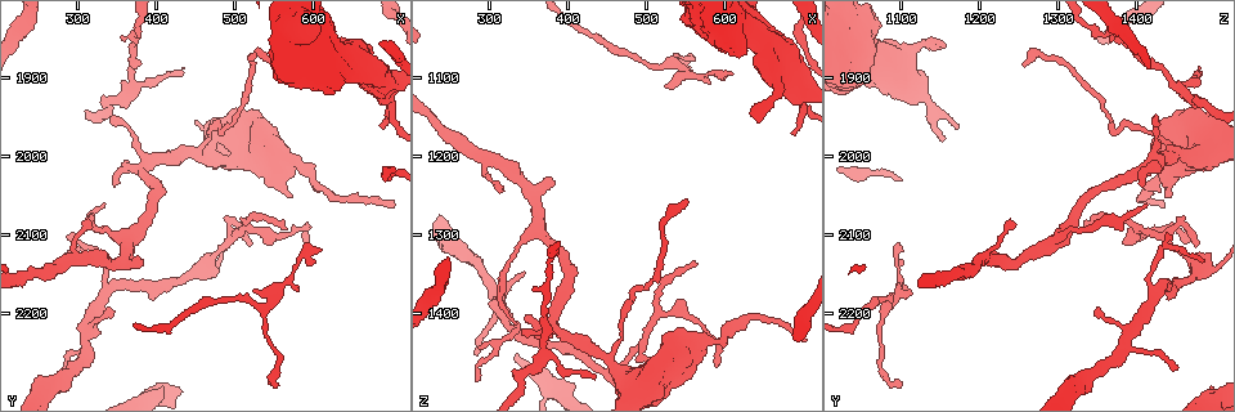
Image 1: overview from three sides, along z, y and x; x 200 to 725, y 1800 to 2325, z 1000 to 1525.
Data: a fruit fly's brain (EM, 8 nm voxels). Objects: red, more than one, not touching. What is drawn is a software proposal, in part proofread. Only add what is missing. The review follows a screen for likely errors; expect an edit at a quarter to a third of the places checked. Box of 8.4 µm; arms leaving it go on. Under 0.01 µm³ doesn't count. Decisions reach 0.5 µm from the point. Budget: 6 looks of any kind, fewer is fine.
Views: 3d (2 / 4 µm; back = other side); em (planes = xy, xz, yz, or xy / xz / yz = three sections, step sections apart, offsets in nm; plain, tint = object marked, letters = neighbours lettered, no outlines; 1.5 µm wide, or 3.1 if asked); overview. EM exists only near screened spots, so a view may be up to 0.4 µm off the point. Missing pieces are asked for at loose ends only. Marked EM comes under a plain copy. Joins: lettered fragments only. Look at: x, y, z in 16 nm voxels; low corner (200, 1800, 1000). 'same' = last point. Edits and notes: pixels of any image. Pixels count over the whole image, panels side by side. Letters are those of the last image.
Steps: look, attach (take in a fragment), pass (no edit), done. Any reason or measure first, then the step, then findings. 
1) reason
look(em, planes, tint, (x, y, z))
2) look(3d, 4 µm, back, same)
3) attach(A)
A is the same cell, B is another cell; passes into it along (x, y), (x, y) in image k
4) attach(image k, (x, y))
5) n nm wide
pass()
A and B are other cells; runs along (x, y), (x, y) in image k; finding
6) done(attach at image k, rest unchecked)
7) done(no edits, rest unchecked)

an open end
look(3d, 2 µm, back, (690, 1965, 1170))

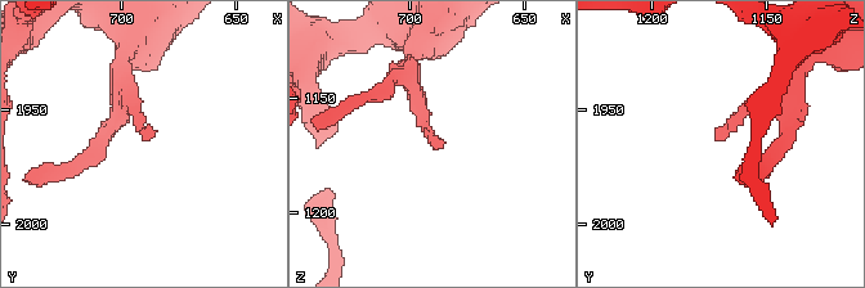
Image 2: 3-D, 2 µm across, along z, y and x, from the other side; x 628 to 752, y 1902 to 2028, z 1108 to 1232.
now the EM
look(em, xz, step 4, letters, (688, 1964, 1173))

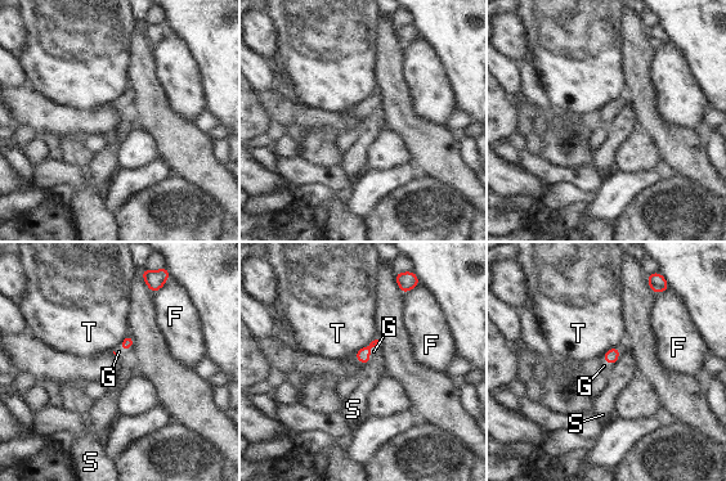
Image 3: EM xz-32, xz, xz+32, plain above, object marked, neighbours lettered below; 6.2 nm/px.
T touches over 170 nm
attach(G)
G is the same cell, F, S and T are other cells; it goes on there

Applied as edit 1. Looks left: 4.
tapers out
look(3d, 4 µm, (550, 1885, 1255))

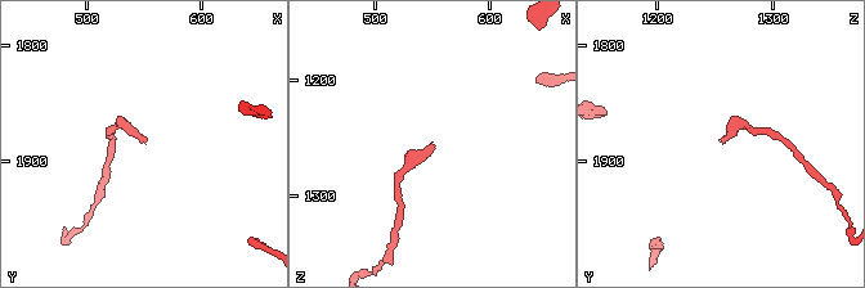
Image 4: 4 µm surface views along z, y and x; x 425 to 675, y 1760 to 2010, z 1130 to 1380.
look(em, xy, step 4, letters, (550, 1884, 1256))

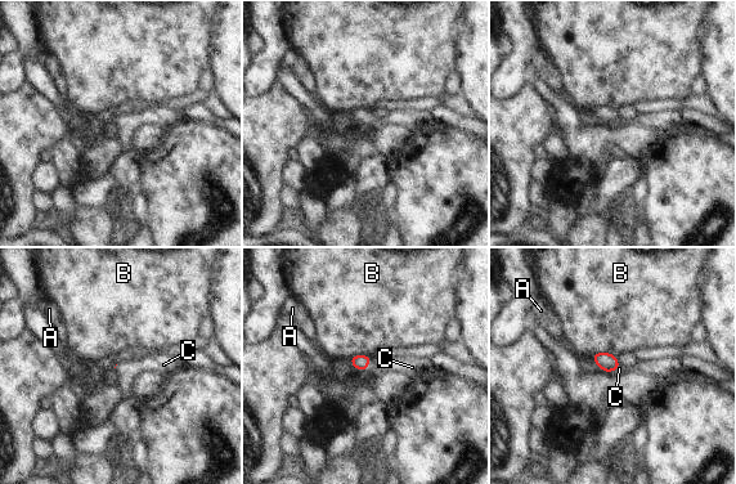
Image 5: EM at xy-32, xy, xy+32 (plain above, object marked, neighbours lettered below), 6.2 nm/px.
look(em, planes, letters, same)

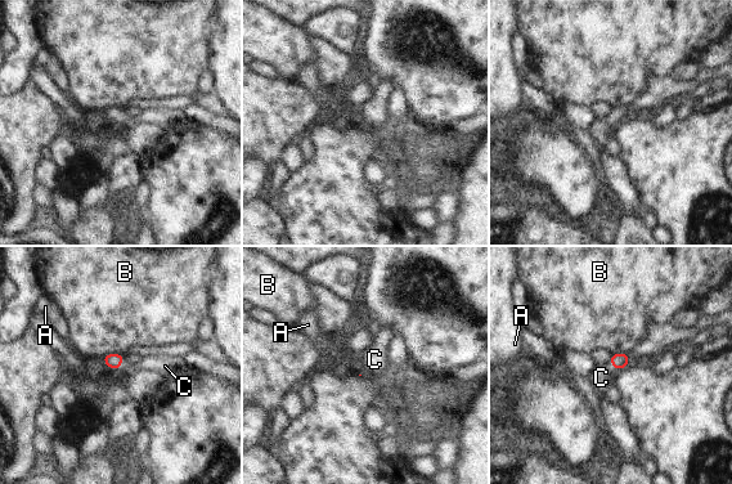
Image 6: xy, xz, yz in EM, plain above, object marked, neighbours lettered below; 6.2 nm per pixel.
attach(C)
C is the same cell, A and B are other cells; passes into it along (113, 361), (121, 362), (161, 364) in image 6; it goes on there

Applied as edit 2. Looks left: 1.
done(attach at image 3, attach at image 6, rest unchecked)

